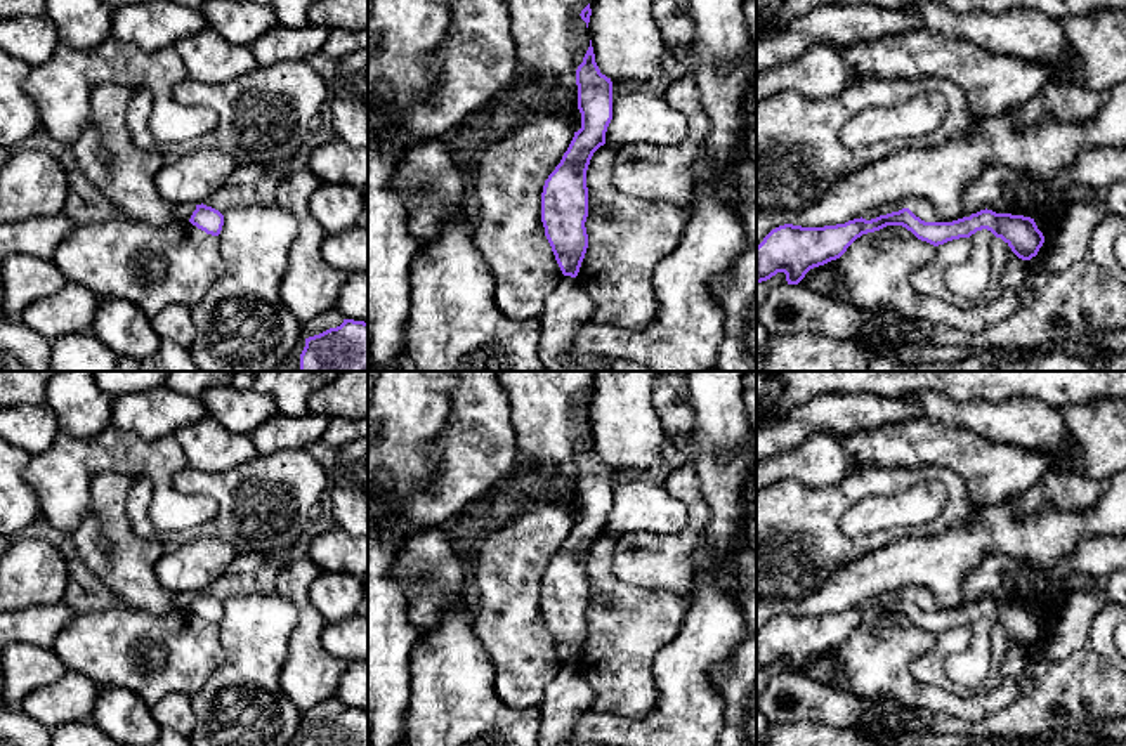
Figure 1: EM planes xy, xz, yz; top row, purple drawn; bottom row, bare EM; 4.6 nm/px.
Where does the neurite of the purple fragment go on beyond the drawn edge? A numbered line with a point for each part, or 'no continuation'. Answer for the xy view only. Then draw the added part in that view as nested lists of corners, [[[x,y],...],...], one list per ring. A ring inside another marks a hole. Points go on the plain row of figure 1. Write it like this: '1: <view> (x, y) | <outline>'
no continuation

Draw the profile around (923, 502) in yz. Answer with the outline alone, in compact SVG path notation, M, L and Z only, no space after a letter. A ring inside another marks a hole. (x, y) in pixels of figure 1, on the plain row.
M932 479L911 486L904 493L869 496L855 503L840 522L850 538L867 533L928 524L937 519L946 505L946 488Z

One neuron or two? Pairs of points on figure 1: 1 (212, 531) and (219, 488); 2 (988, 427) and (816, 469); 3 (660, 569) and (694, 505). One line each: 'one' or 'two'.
1: one
2: two
3: one

